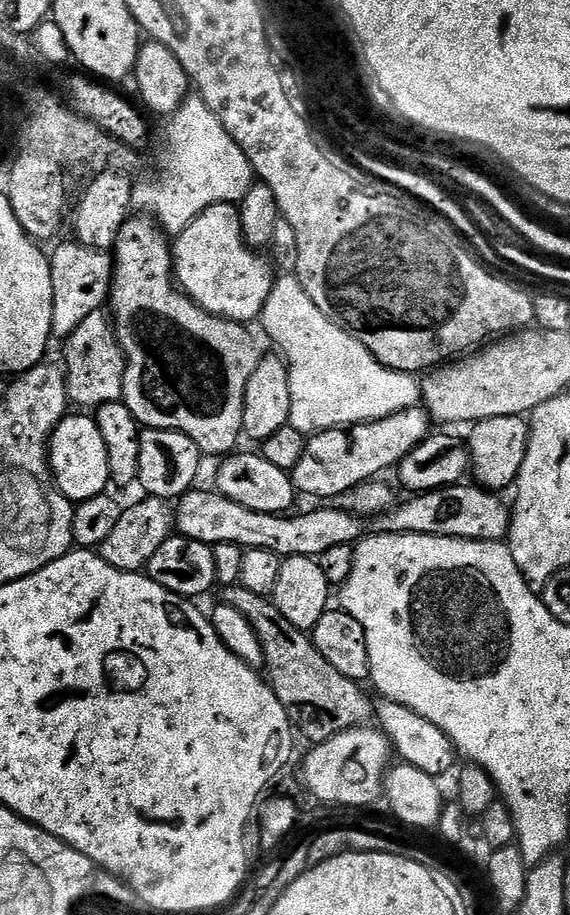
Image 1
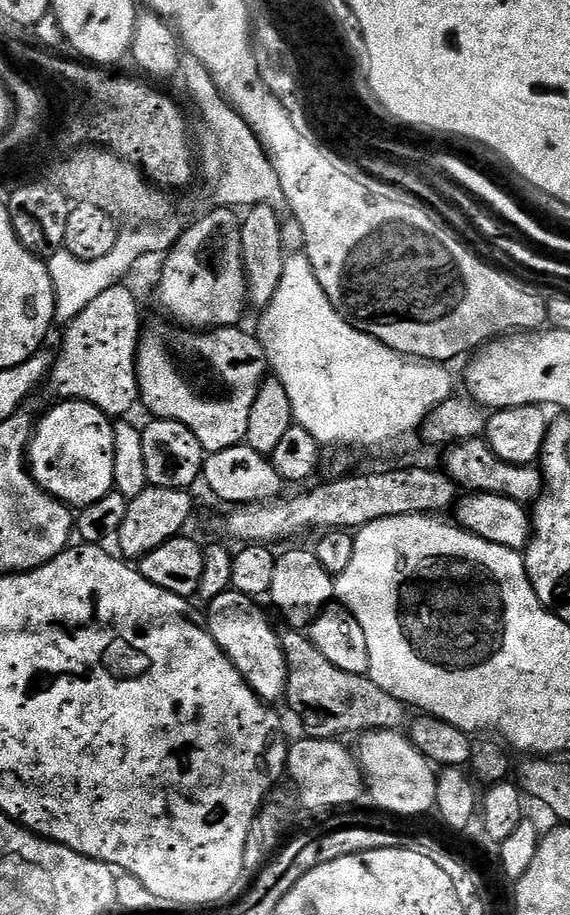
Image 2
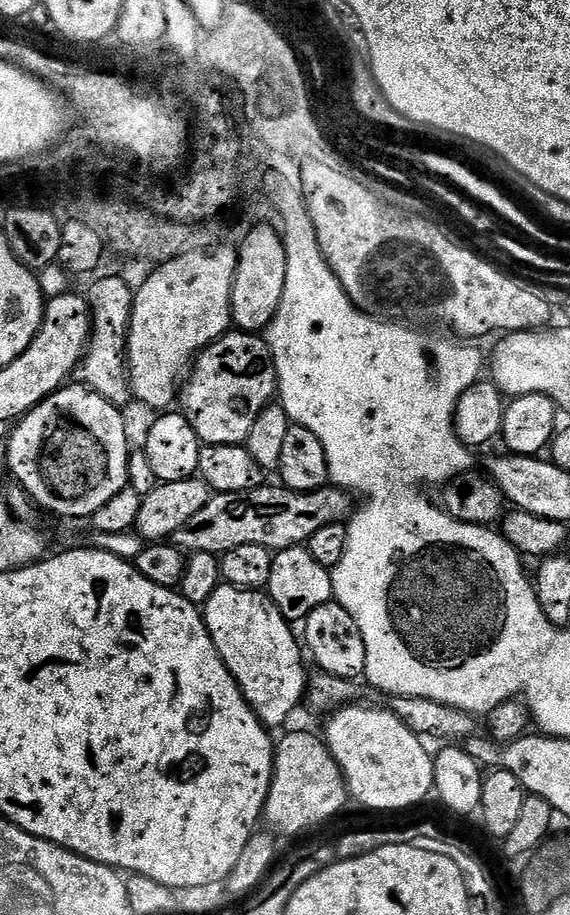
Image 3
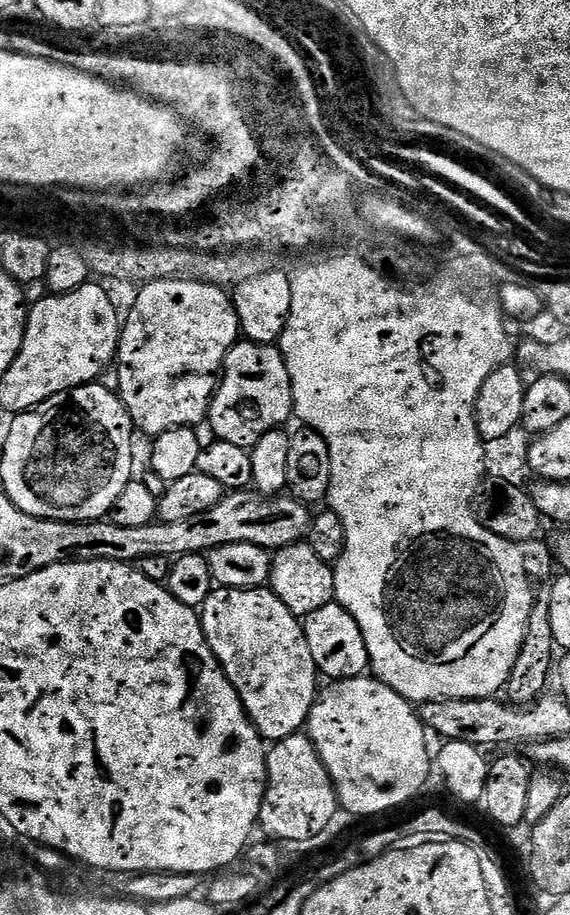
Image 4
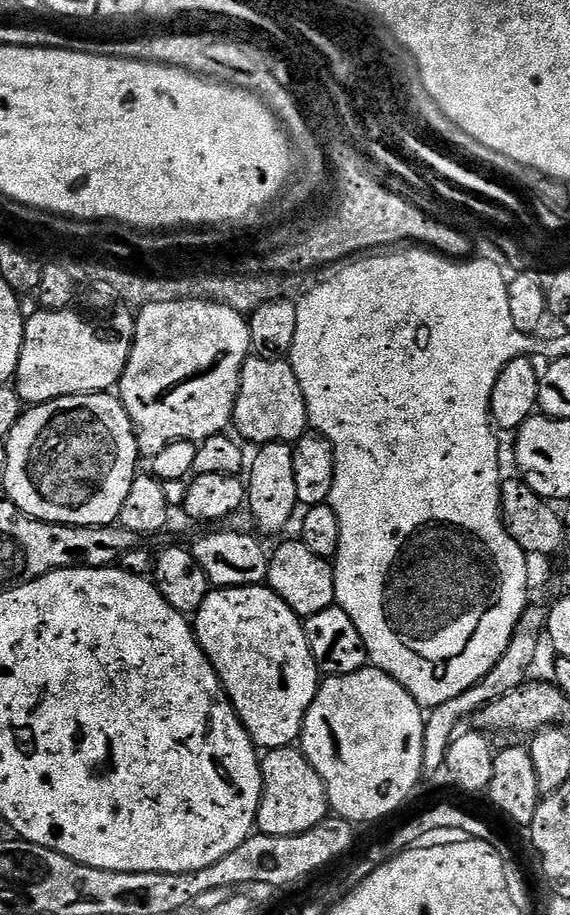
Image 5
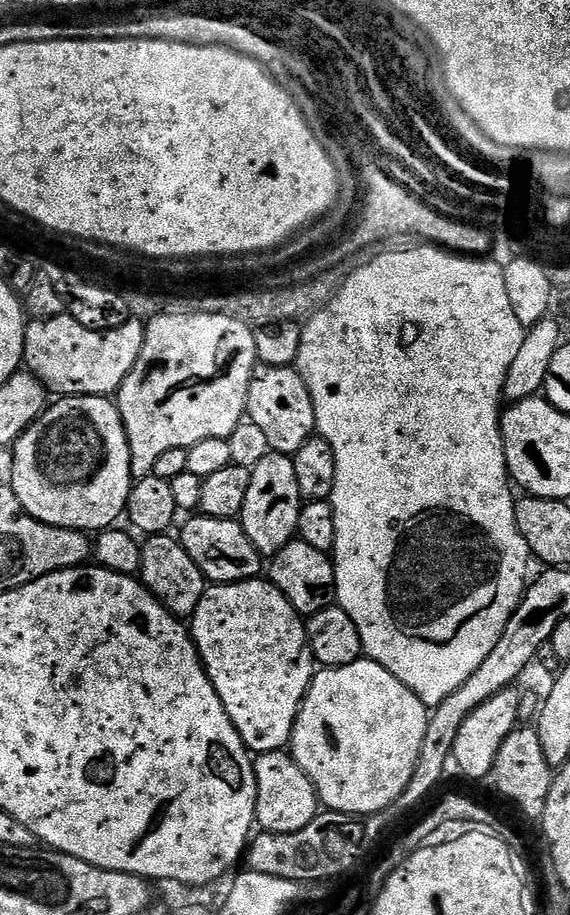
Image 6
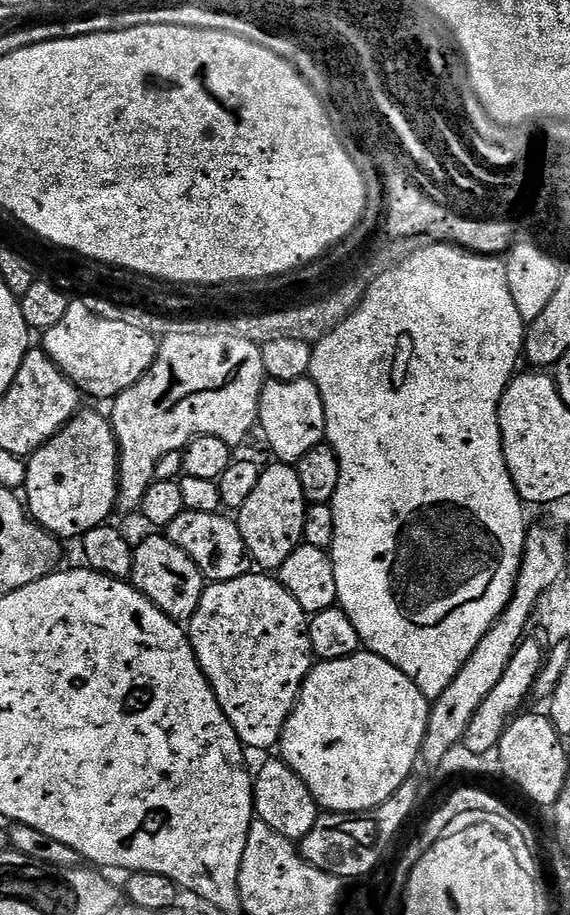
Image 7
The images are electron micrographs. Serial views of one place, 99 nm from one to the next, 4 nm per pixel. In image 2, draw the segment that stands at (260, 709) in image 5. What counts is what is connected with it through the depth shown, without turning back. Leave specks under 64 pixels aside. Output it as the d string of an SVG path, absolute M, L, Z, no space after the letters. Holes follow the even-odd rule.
M235 590L218 594L218 598L207 601L206 627L216 645L226 654L226 658L230 658L238 674L242 674L244 683L249 684L259 700L283 701L288 677L288 656L282 650L278 628L268 621L267 614L256 604L259 603L253 597Z

